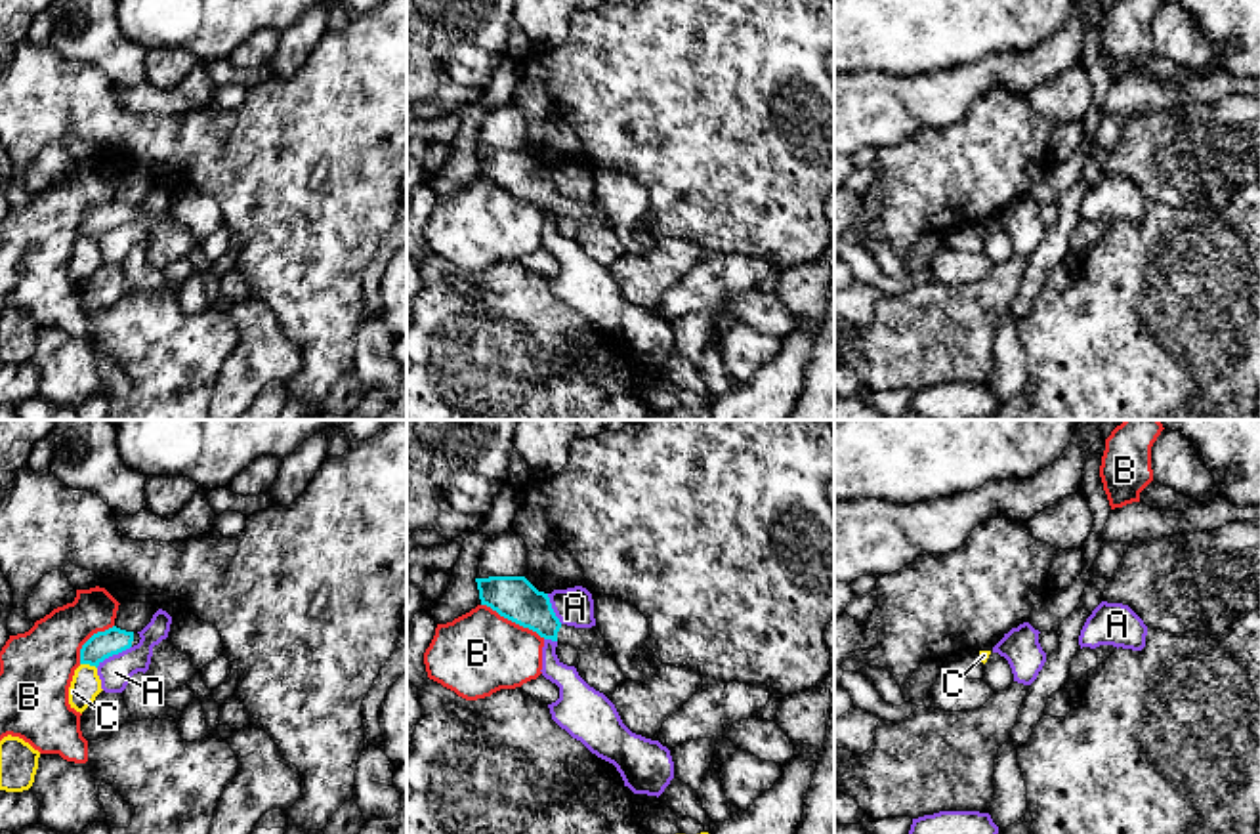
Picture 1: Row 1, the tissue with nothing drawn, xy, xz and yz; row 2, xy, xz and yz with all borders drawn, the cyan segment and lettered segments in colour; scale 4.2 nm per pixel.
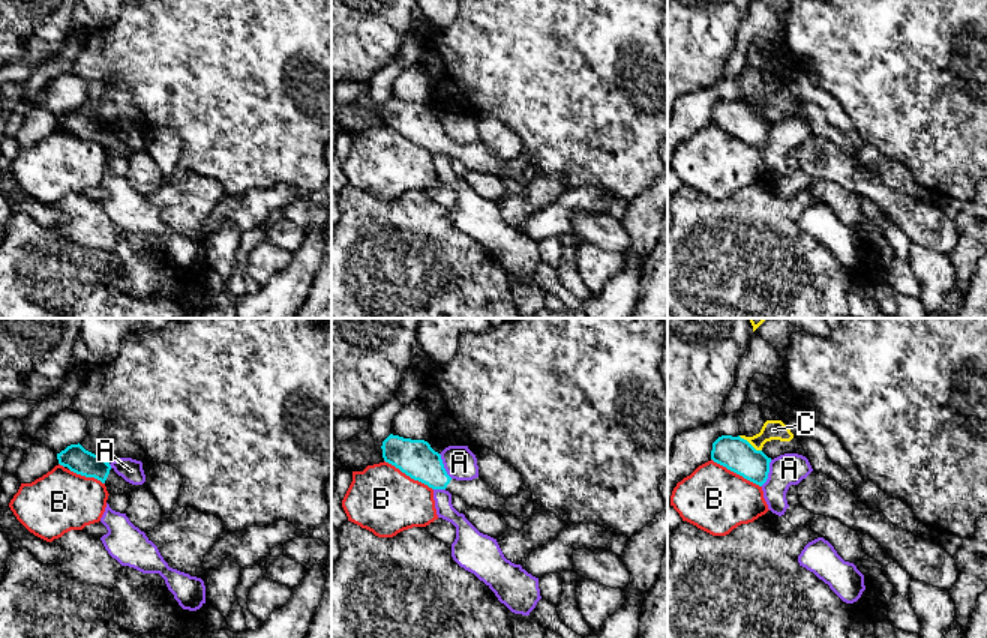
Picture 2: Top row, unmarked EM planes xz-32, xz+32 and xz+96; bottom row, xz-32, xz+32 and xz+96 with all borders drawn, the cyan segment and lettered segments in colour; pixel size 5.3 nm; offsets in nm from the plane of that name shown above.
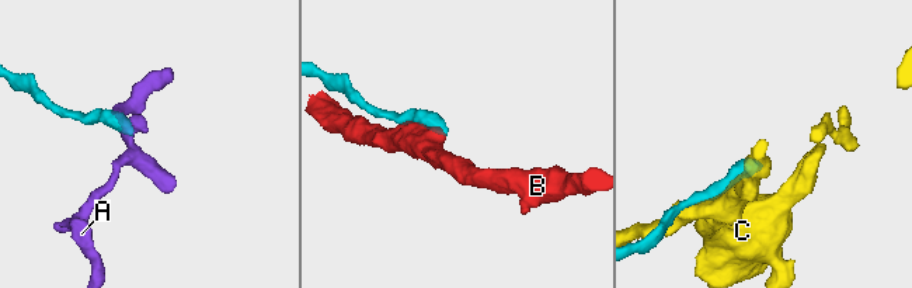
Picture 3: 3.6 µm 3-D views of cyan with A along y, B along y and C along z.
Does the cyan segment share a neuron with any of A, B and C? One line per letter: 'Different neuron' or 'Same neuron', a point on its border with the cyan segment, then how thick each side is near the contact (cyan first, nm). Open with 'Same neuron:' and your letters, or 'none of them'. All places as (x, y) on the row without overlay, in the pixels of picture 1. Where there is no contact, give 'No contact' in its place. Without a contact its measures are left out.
Same neuron: none of them
A: Different neuron. Touches cyan at xy (113, 226). Thickness 120 nm (cyan) against 140 nm
B: Different neuron. Touches cyan at xz (514, 193). Thickness 190 nm (cyan) against 360 nm
C: Different neuron. Touches cyan at xy (88, 235). Thickness 120 nm (cyan) against 120 nm

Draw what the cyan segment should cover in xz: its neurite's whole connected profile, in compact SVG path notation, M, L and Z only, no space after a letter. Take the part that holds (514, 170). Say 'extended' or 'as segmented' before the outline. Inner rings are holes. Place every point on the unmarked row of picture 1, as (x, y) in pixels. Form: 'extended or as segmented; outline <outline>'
extended; outline M489 149L475 151L475 155L481 177L491 179L500 189L577 223L607 221L613 227L613 221L596 198L575 200L561 197L548 166L538 164L525 149Z

